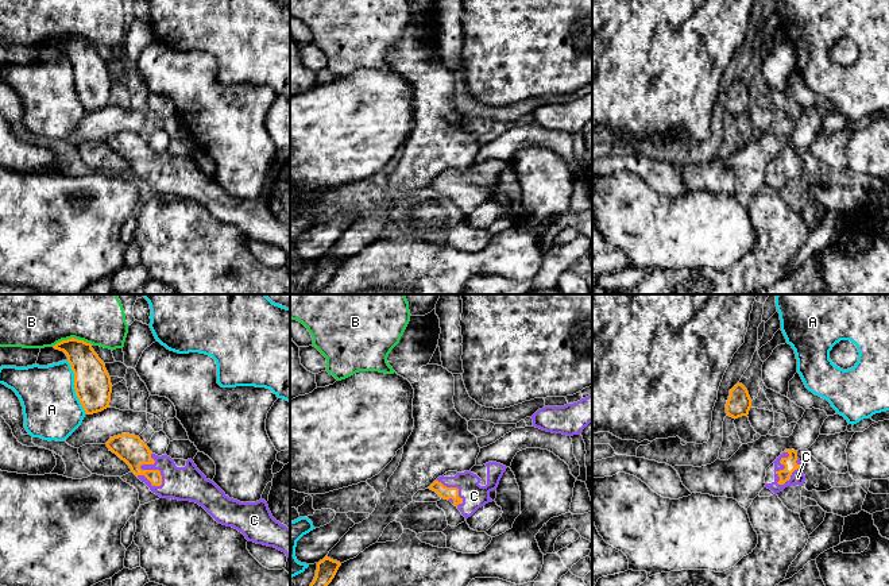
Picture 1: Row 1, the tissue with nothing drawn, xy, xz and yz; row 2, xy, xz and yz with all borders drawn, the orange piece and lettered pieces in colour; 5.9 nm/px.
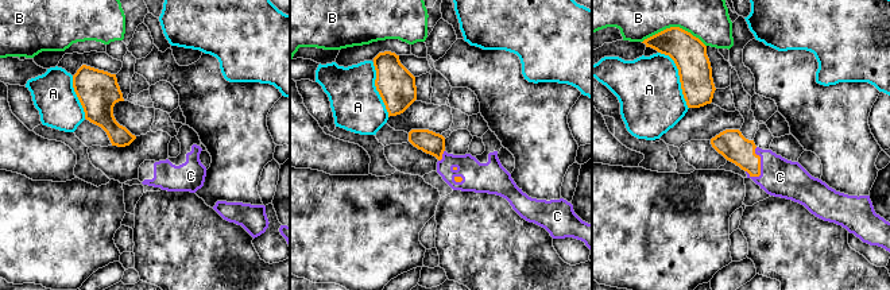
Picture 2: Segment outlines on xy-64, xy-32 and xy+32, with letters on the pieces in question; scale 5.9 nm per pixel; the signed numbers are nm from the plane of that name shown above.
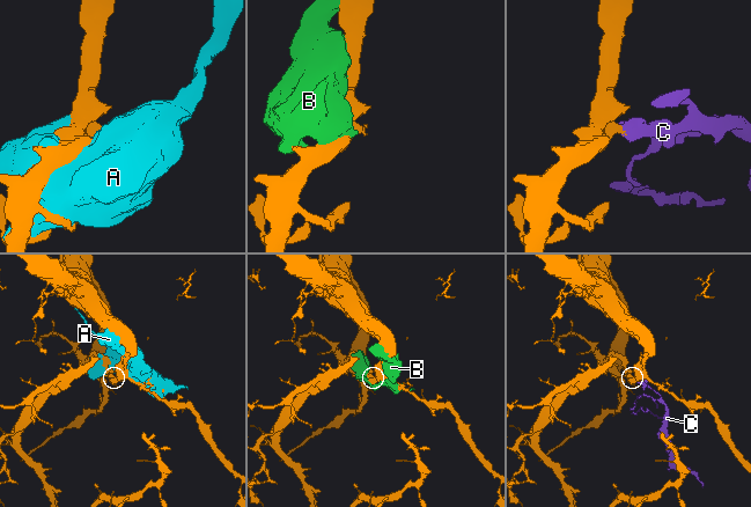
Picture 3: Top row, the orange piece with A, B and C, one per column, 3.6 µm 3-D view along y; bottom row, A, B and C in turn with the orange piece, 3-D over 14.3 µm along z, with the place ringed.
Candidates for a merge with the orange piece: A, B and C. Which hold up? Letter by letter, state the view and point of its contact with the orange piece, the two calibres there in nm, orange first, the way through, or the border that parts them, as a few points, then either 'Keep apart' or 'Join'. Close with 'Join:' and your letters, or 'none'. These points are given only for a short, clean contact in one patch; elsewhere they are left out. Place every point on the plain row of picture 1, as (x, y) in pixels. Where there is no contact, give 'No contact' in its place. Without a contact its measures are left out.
A: Touches orange at xy (74, 85). Thickness 220 nm (orange) against 340 nm. Keep apart
B: Touches orange at xy (72, 35). Thickness 190 nm (orange) against 280 nm. Keep apart
C: Touches orange at xy (146, 168). Thickness 160 nm (orange) against 200 nm. Path across: xy (130, 146), (146, 168), (184, 181). Join
Join: C

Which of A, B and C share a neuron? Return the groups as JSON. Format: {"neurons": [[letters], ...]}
{"neurons": [["A"], ["B"], ["C"]]}

